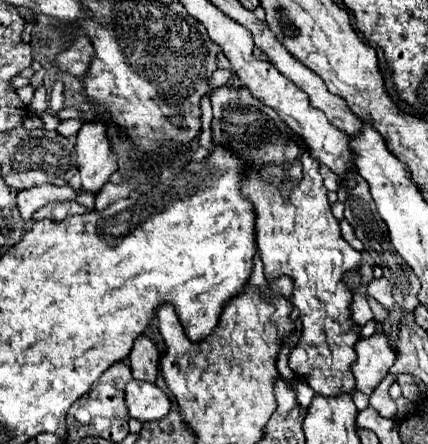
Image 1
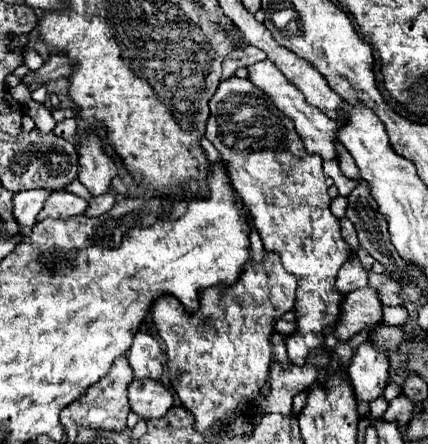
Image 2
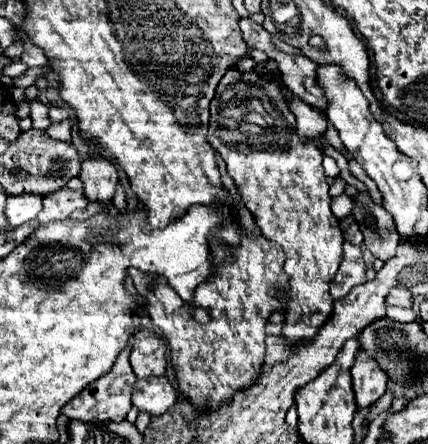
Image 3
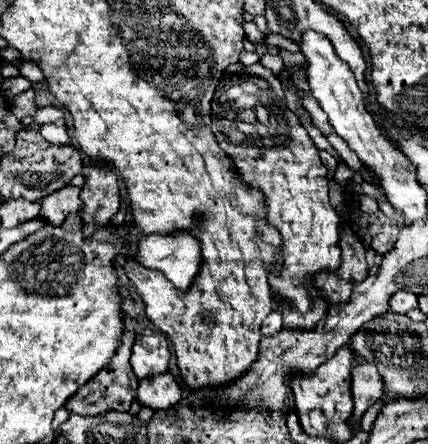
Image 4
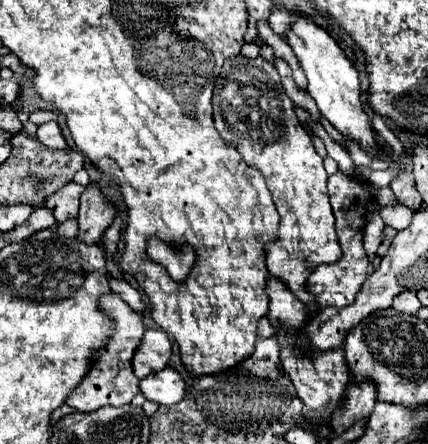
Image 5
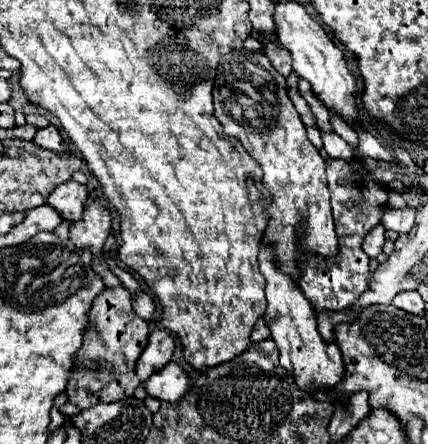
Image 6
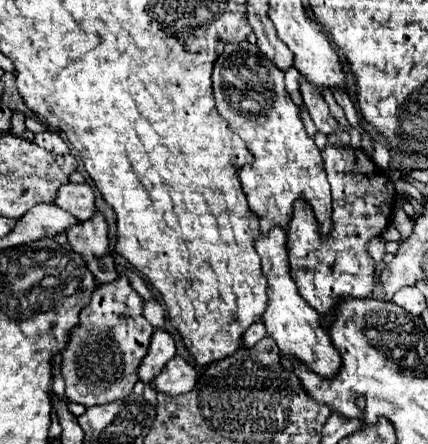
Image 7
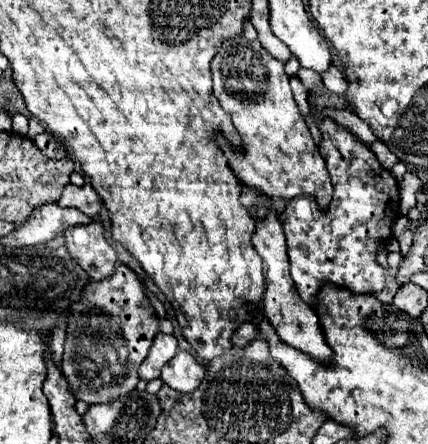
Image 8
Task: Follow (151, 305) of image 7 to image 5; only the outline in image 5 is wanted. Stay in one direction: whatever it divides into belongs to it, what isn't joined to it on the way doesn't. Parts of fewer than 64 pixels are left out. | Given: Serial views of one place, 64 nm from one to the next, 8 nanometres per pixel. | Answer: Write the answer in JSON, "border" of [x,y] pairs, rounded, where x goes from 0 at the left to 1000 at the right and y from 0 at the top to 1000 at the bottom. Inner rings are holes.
{"border":[[[257,626],[252,635],[257,635],[257,649],[262,649],[266,658],[276,658],[276,662],[299,680],[299,689],[304,689],[313,703],[336,707],[341,680],[336,680],[336,662],[332,662],[327,653],[308,649],[308,644],[299,644],[294,635],[280,635],[280,631],[271,631],[271,626]]]}

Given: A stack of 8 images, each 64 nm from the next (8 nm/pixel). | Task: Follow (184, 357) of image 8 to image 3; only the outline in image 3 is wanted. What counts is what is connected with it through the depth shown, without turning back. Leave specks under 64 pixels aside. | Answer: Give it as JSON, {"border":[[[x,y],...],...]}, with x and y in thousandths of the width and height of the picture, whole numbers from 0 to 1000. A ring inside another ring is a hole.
{"border":[[[350,847],[336,856],[318,856],[313,865],[308,910],[355,937],[383,932],[402,910],[411,910],[411,901],[416,883],[388,847]]]}

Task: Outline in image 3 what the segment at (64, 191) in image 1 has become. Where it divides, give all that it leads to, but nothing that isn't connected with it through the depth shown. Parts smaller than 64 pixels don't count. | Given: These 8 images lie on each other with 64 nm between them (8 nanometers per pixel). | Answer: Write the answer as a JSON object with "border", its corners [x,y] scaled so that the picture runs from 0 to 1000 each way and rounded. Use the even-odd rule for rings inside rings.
{"border":[[[47,437],[47,441],[19,441],[9,482],[28,514],[42,514],[56,500],[84,495],[89,477],[98,468],[98,441],[89,437]]]}

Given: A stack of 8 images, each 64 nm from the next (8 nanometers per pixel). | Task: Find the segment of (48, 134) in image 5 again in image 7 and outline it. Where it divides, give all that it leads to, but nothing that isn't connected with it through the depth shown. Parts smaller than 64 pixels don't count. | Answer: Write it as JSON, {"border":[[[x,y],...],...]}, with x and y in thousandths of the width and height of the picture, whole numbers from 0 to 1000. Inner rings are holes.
{"border":[[[107,293],[107,297],[93,297],[79,306],[79,320],[93,324],[98,333],[107,333],[112,342],[136,342],[136,347],[154,347],[159,342],[159,329],[154,320],[121,293]]]}

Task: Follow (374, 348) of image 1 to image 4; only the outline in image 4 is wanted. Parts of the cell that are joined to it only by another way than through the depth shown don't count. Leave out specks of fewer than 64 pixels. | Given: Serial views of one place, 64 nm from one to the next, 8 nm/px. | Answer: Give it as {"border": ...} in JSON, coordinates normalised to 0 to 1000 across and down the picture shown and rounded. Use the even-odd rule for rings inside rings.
{"border":[[[832,811],[832,824],[822,829],[822,896],[827,896],[827,923],[813,941],[813,955],[827,959],[846,932],[864,919],[864,910],[893,901],[897,874],[893,851],[874,820],[860,820],[850,811]]]}

